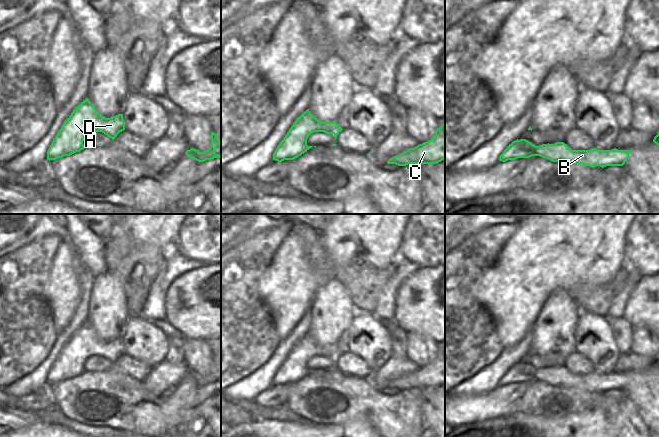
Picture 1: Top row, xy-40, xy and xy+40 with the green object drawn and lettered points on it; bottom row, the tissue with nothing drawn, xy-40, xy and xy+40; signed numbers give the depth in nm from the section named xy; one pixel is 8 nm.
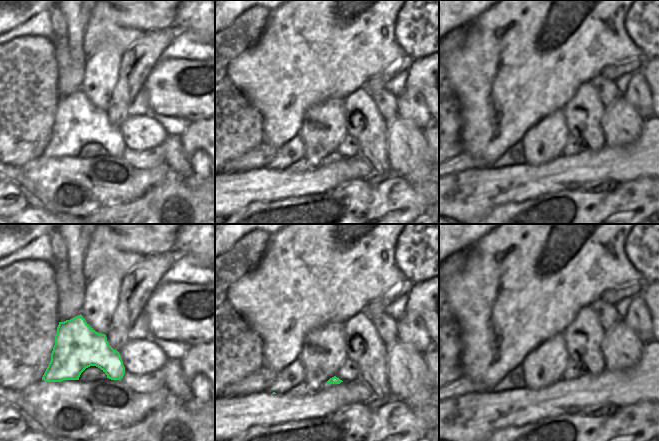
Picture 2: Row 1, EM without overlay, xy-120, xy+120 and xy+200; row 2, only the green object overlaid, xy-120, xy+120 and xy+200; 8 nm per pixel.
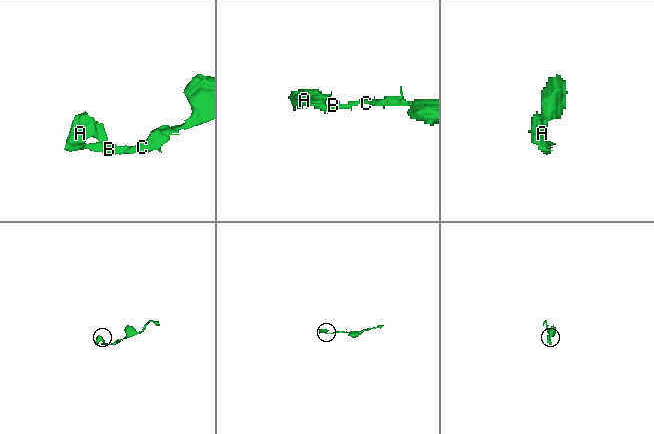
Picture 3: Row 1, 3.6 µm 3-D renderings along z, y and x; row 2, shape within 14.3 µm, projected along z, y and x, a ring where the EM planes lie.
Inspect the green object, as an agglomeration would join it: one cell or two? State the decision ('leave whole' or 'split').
split

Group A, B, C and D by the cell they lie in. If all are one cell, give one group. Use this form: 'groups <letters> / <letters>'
groups A D / B C

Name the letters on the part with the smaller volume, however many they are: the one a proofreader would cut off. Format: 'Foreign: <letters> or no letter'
Foreign: A, D

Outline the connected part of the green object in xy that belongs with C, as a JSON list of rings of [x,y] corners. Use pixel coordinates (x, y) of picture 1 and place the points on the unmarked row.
[[[445,346],[440,352],[437,352],[435,359],[428,365],[414,372],[410,372],[387,385],[387,388],[396,388],[406,390],[408,388],[436,388],[445,383]]]

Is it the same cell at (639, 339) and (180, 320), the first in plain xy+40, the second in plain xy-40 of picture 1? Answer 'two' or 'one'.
two

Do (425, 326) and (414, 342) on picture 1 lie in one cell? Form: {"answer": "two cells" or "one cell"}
{"answer": "two cells"}

